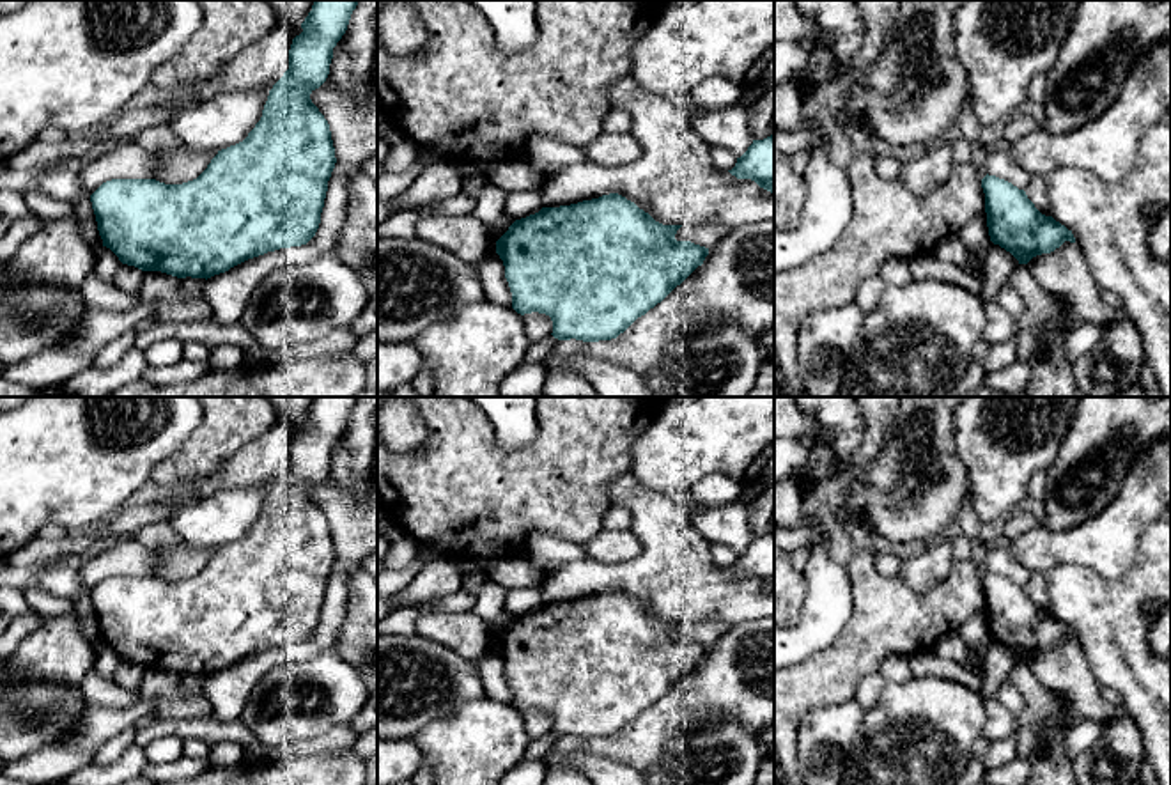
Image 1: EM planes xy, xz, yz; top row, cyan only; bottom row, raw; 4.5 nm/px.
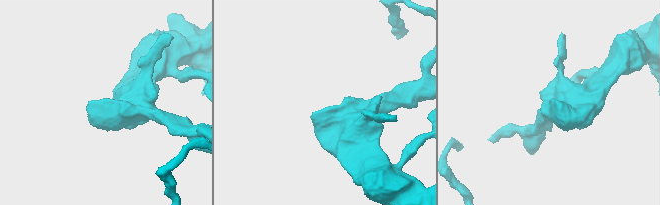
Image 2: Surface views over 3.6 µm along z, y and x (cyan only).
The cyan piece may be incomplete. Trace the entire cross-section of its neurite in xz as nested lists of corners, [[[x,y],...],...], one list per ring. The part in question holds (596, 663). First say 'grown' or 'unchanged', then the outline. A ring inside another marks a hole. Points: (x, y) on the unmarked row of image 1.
unchanged; [[[618,590],[570,602],[542,604],[516,617],[496,638],[512,705],[524,712],[546,711],[558,737],[599,739],[624,730],[661,700],[709,652],[709,645],[677,638],[682,622],[663,622]]]

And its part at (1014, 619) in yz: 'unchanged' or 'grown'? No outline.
unchanged

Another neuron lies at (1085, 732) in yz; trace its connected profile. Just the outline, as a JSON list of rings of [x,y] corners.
[[[1075,719],[1068,730],[1066,751],[1074,758],[1086,748],[1093,746],[1105,730],[1104,721]]]

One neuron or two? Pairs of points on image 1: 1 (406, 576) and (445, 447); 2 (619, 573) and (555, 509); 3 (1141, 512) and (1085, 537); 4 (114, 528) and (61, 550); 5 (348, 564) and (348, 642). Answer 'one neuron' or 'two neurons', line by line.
1: two neurons
2: two neurons
3: one neuron
4: one neuron
5: two neurons

